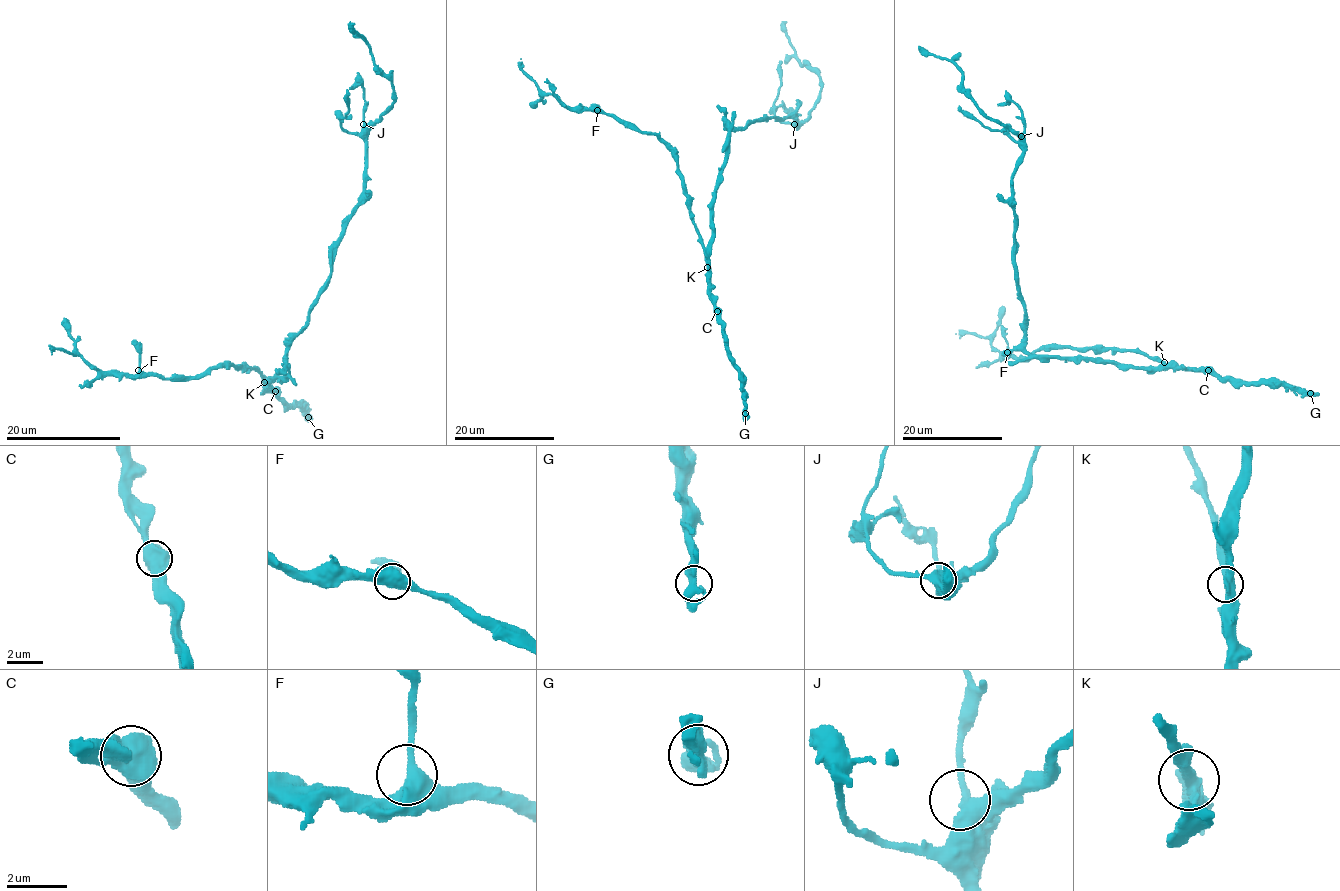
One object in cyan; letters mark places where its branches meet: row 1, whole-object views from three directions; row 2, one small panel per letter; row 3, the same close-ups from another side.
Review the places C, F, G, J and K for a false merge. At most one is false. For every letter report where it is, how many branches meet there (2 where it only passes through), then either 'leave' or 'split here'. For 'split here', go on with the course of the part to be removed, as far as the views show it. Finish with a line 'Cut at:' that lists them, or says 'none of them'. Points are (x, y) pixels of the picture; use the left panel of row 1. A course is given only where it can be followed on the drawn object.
C: place (275, 391); branches 2; leave
F: place (138, 370); branches 2; leave
G: place (308, 417); branches 2; leave
J: place (363, 124); branches 2; leave
K: place (264, 382); branches 2; leave
Cut at: none of them

